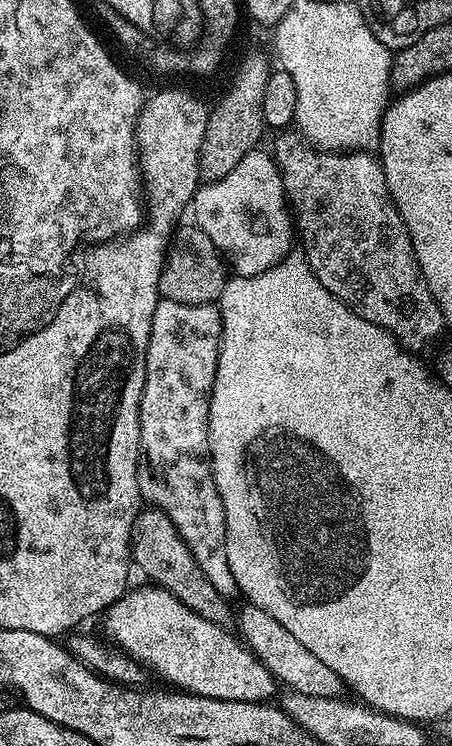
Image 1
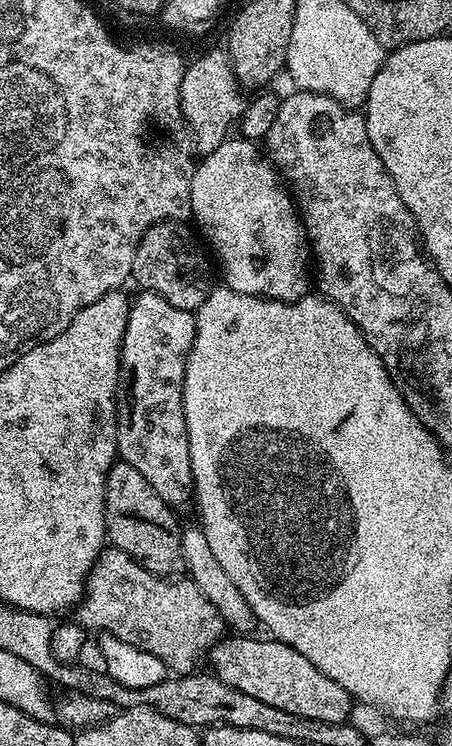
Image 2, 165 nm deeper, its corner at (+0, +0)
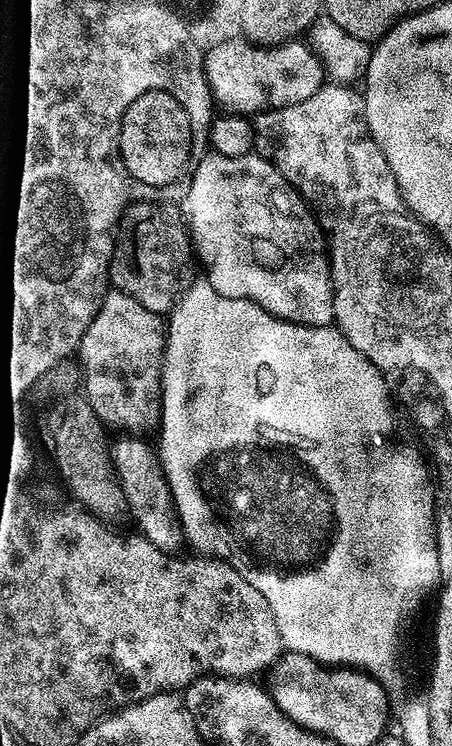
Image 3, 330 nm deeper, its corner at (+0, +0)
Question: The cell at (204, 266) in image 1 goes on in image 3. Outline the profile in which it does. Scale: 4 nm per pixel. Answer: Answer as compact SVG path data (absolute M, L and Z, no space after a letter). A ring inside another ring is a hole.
M139 200L125 208L118 225L118 239L116 249L112 251L109 272L110 284L115 291L130 294L142 302L148 310L168 314L197 279L198 260L181 205Z

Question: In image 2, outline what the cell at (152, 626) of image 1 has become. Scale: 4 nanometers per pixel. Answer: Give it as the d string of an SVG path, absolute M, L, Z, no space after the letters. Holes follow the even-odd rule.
M232 634L222 638L212 647L210 653L211 671L226 686L242 690L242 694L251 694L266 706L278 706L278 710L290 710L302 718L314 718L318 722L343 724L354 707L354 701L348 691L334 678L326 678L310 658L302 658L298 650L286 646L281 640L263 638L252 640L248 634Z

